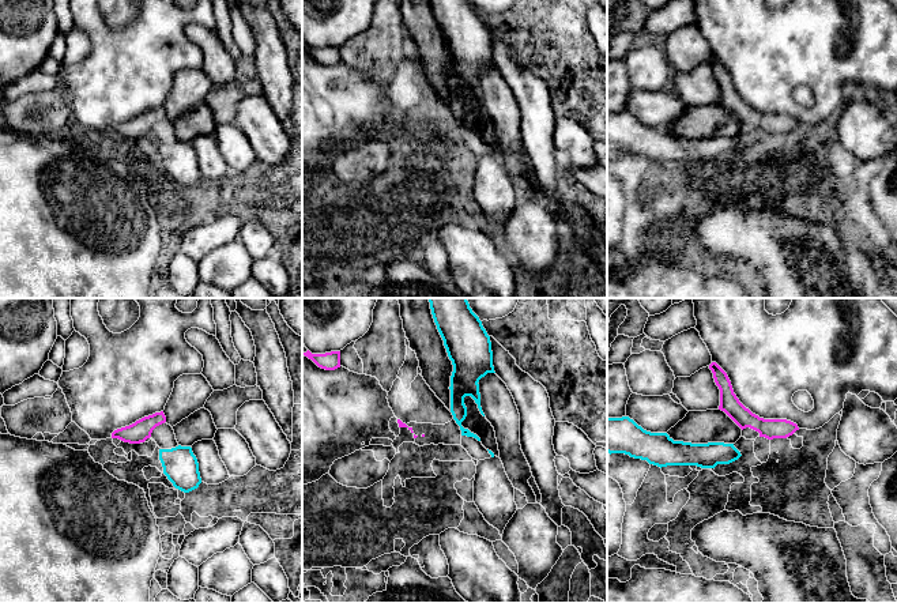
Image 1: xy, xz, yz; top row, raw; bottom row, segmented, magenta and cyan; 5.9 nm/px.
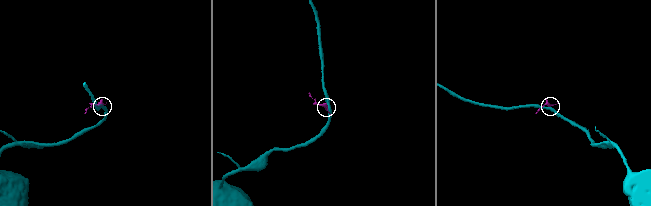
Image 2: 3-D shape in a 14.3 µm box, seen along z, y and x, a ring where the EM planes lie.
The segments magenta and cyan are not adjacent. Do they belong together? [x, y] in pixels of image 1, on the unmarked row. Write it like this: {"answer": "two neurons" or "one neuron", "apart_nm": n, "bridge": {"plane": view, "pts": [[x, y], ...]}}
{"answer": "two neurons", "apart_nm": 100, "bridge": {"plane": "xy", "pts": [[149, 132], [159, 144]]}}

